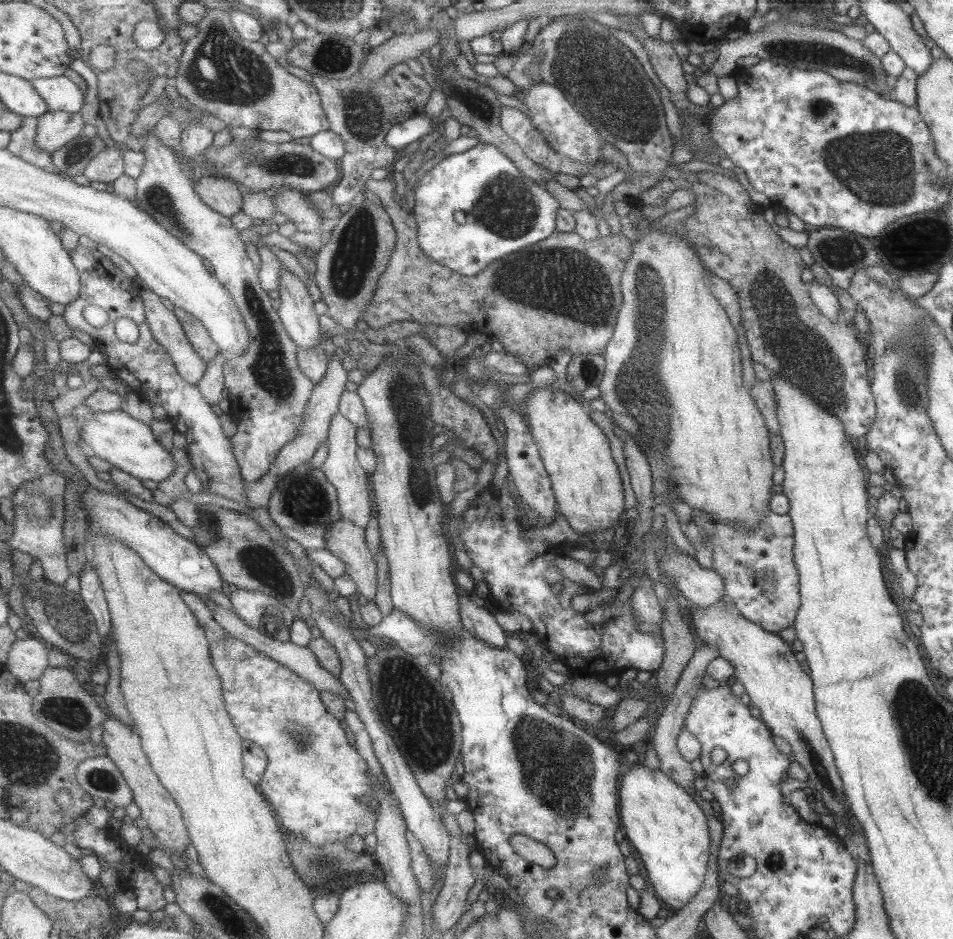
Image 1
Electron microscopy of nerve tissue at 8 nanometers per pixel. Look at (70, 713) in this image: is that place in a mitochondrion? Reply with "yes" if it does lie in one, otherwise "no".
yes

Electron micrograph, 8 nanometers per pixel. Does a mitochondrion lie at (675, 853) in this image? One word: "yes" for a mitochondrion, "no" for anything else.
no

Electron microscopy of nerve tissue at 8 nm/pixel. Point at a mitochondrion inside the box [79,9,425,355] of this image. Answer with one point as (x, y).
(221, 71)

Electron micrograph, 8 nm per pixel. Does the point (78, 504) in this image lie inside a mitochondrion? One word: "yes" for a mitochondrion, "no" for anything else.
no

